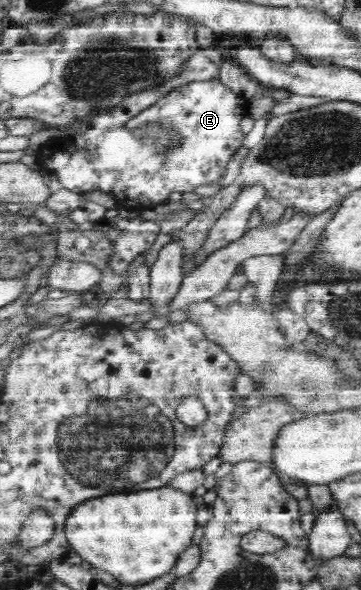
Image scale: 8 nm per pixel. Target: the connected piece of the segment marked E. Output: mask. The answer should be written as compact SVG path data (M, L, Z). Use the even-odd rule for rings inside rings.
M218 79L196 81L175 88L150 108L136 113L126 124L104 128L100 136L92 140L92 144L96 144L95 152L76 148L73 136L65 133L40 146L35 159L38 169L48 172L48 176L56 176L62 188L73 193L108 192L108 196L115 196L115 206L123 214L138 214L143 209L168 202L172 191L190 192L225 172L230 157L242 146L246 135L240 129L240 122L250 115L248 101L224 87Z

